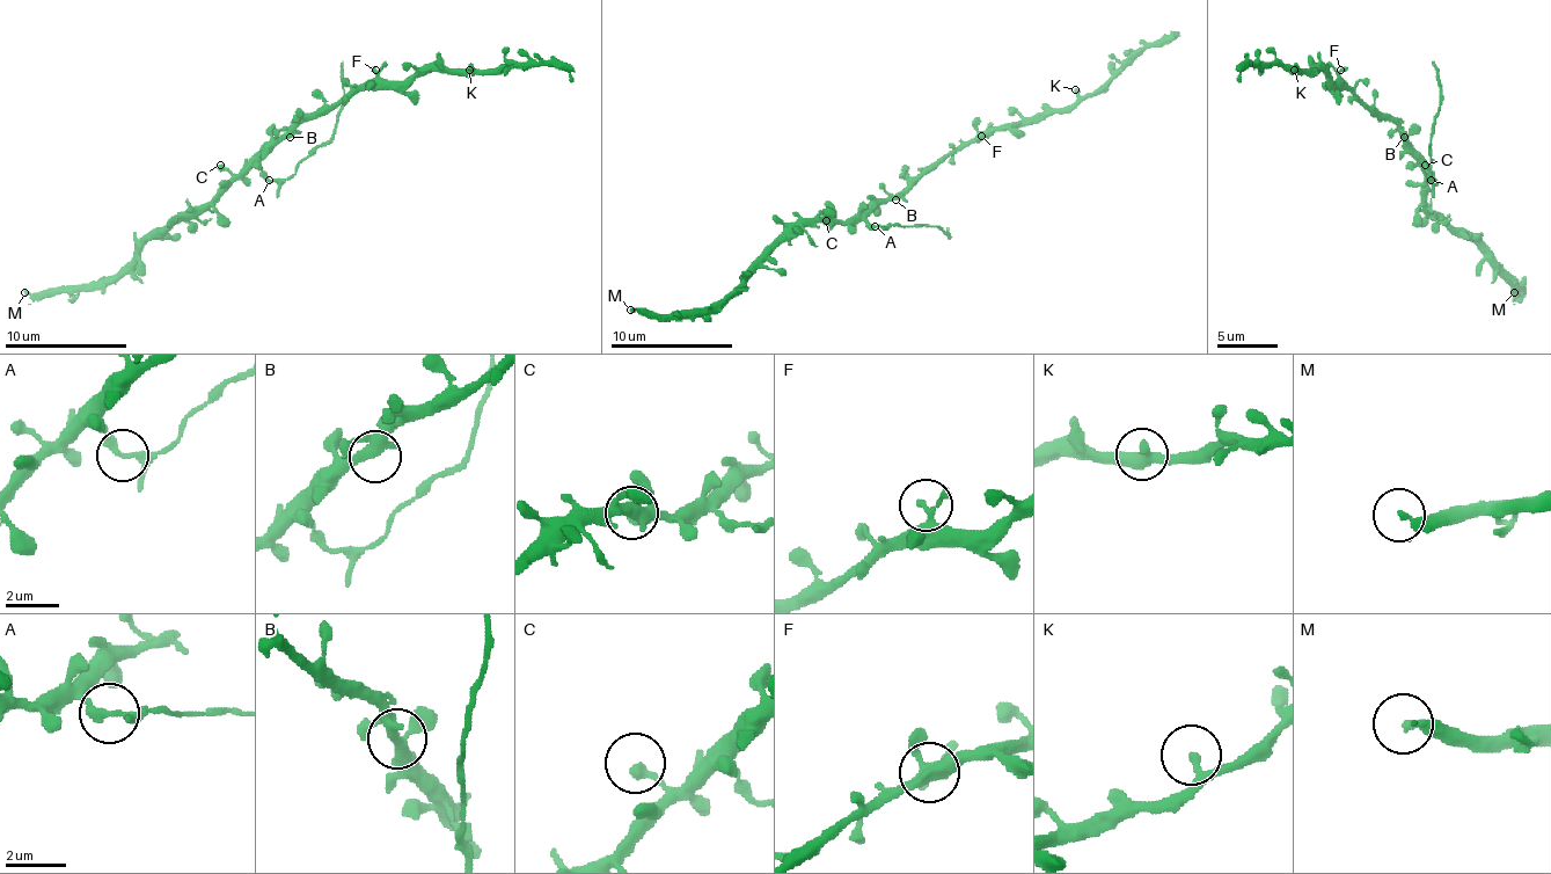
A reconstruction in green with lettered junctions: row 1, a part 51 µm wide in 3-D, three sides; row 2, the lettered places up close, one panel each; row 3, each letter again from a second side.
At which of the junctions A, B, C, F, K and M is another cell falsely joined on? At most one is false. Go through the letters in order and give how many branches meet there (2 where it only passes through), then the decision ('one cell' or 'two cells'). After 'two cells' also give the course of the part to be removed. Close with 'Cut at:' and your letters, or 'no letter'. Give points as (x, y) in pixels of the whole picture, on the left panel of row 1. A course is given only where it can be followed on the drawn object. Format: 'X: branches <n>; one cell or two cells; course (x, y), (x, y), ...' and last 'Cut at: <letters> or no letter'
A: branches 3; two cells; course (269, 180), (286, 180), (333, 133), (344, 94), (342, 60)
B: branches 3; one cell
C: branches 1; one cell
F: branches 2; one cell
K: branches 2; one cell
M: branches 2; one cell
Cut at: A

